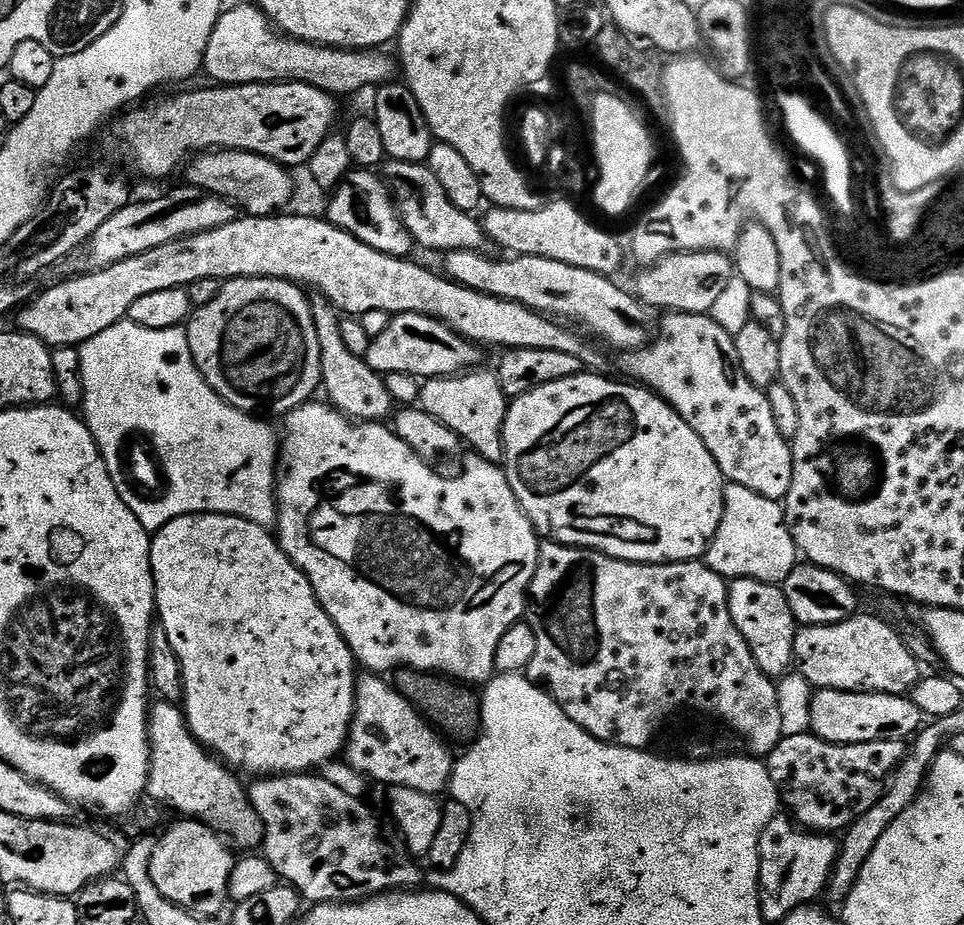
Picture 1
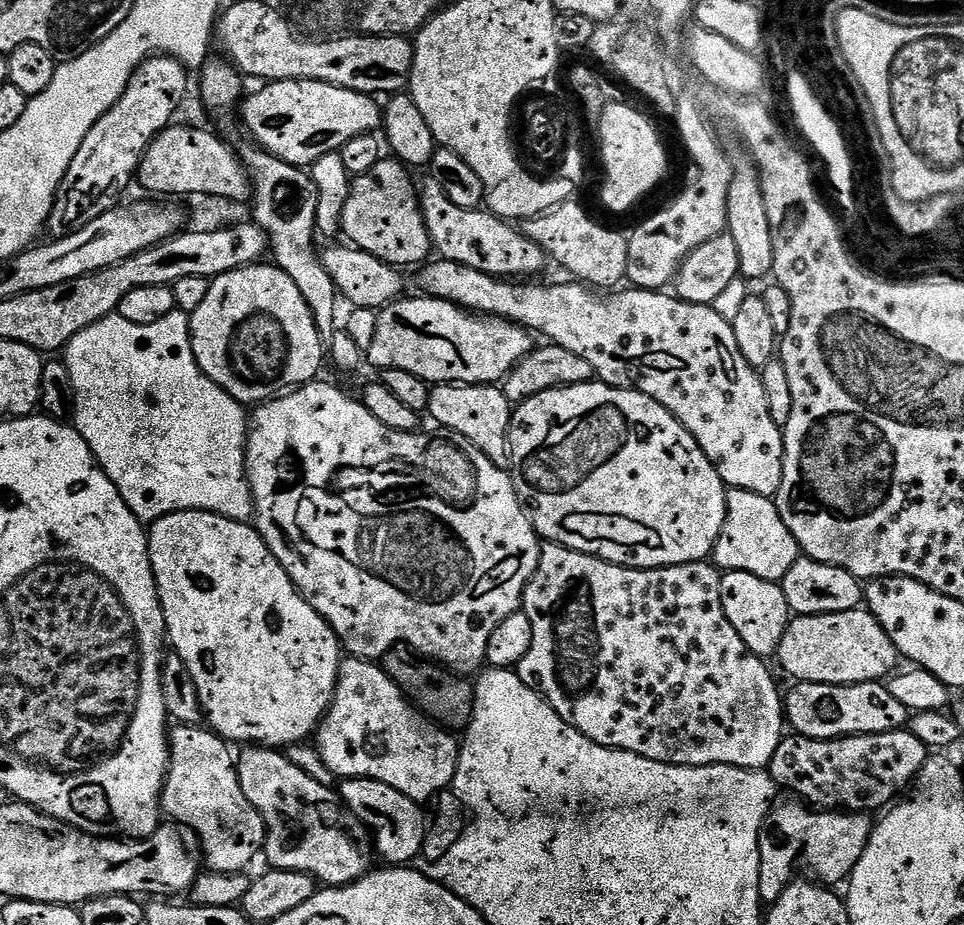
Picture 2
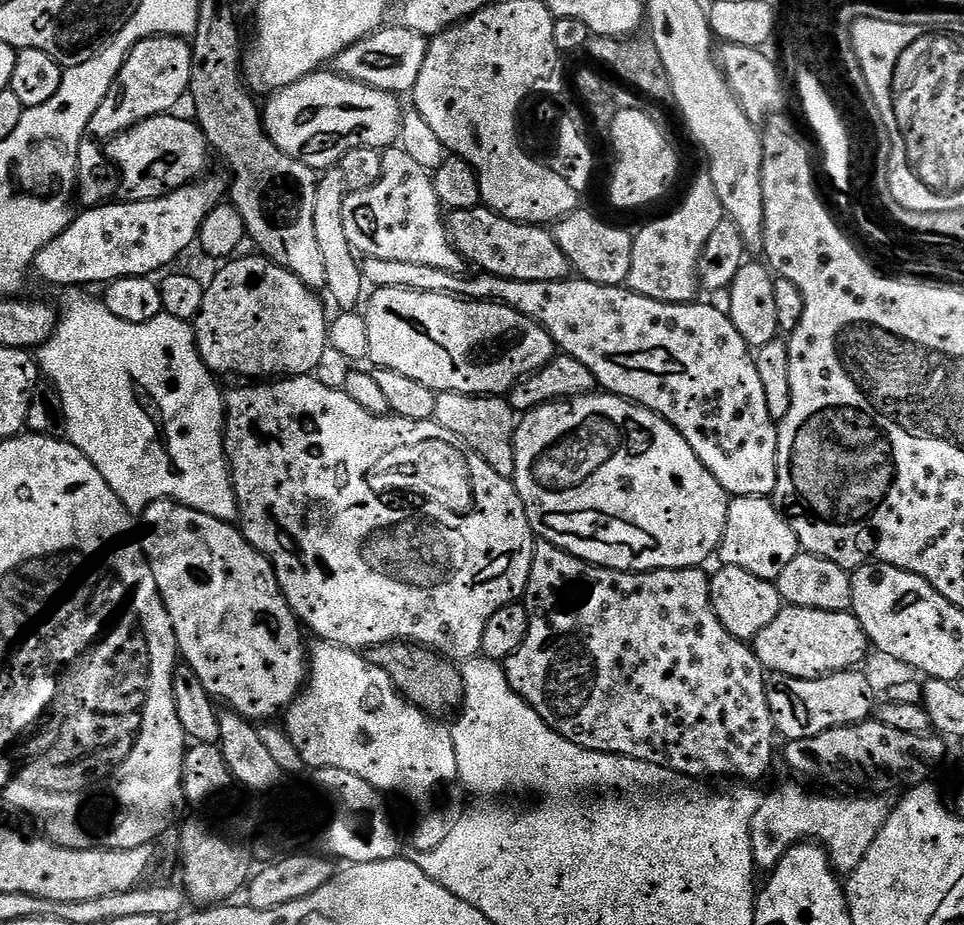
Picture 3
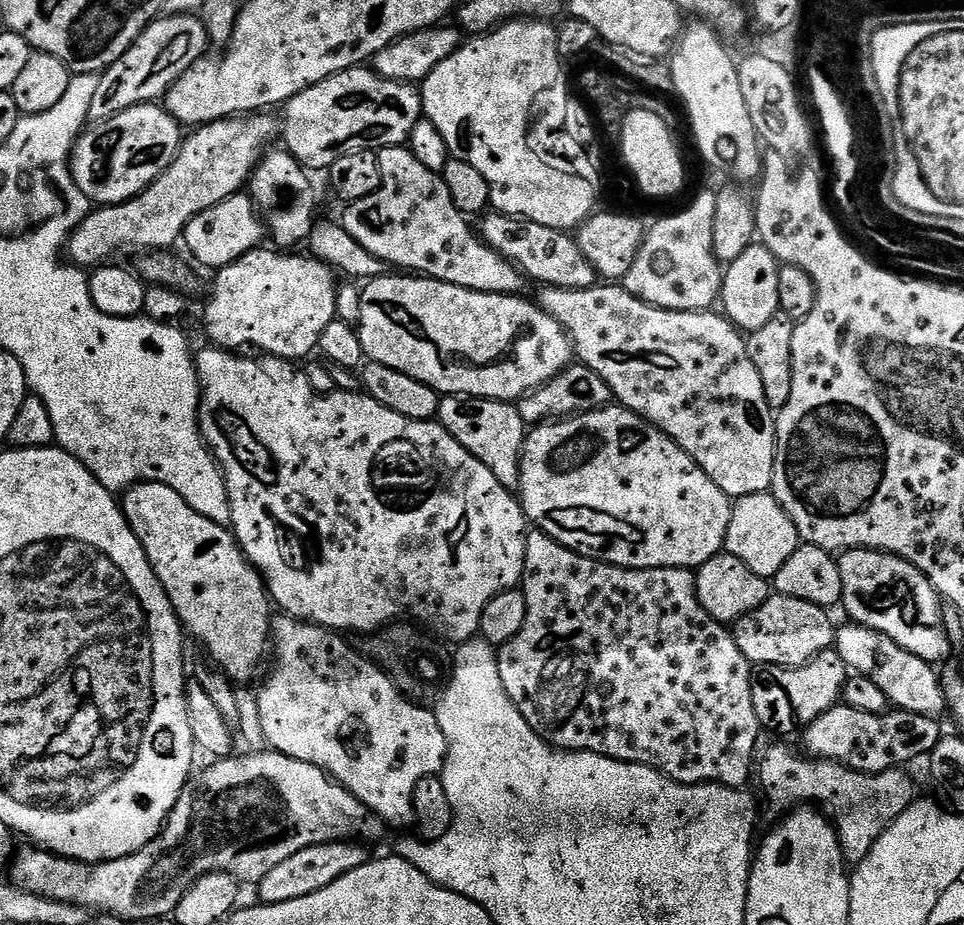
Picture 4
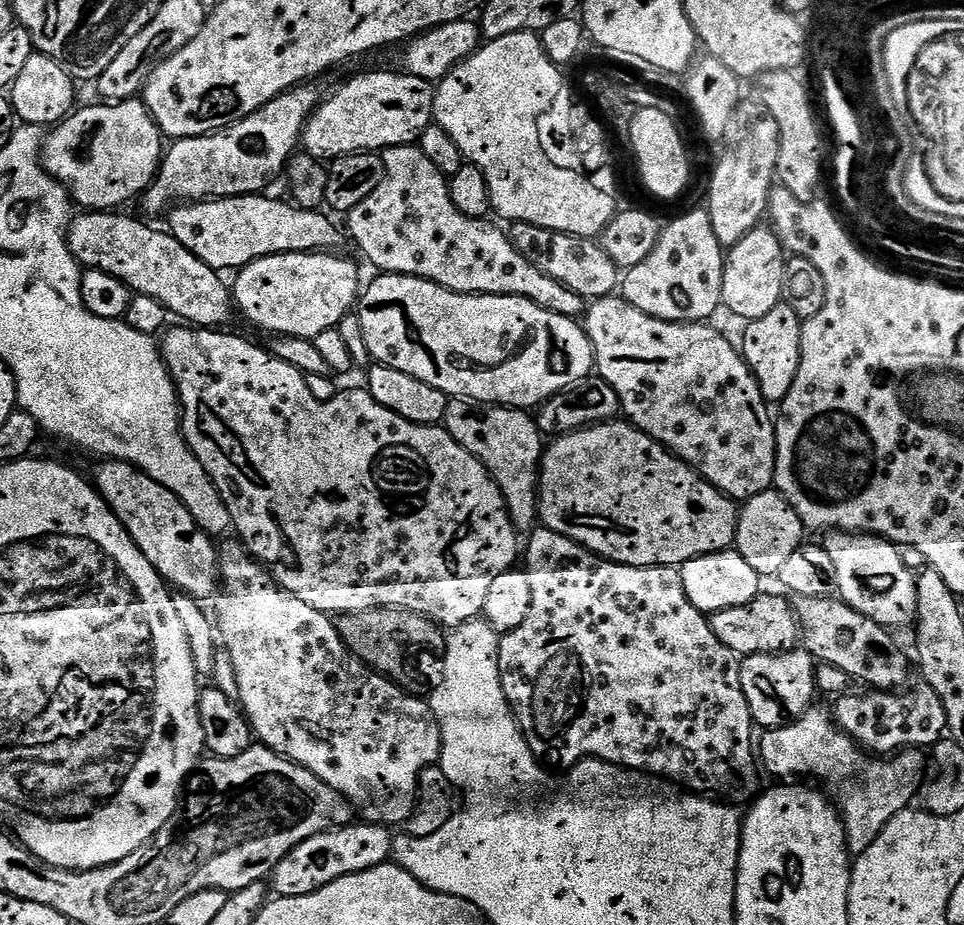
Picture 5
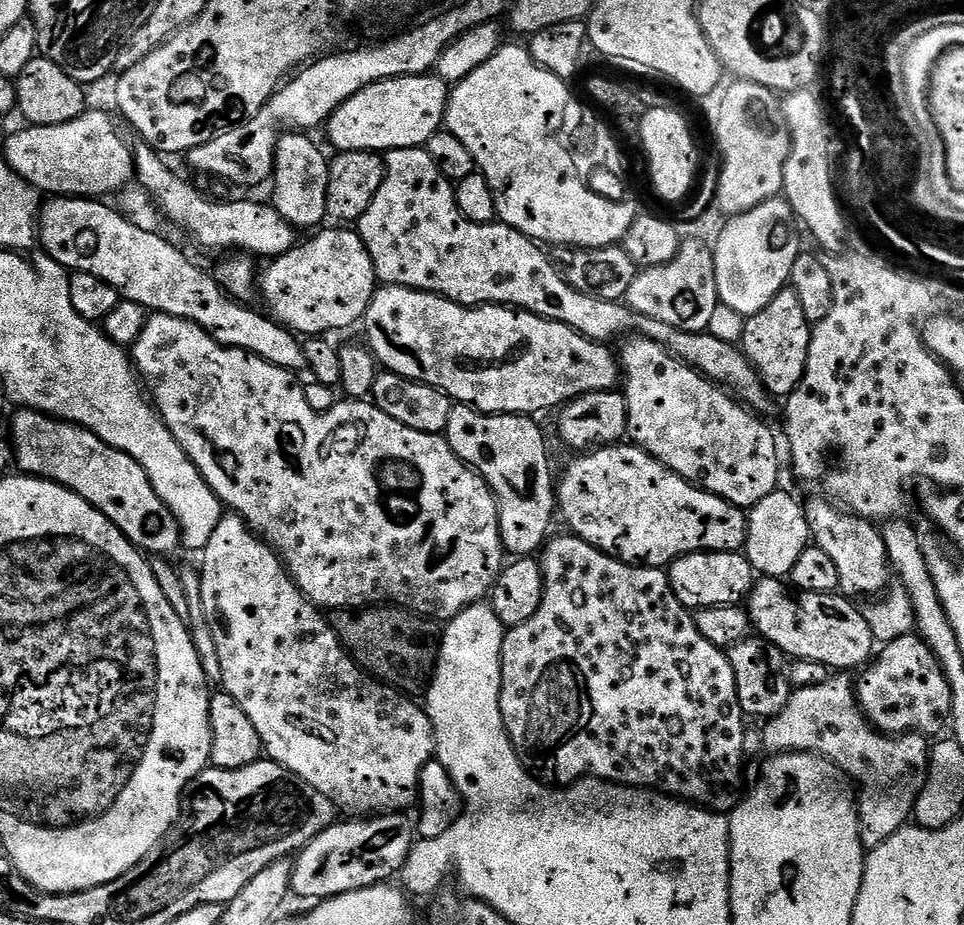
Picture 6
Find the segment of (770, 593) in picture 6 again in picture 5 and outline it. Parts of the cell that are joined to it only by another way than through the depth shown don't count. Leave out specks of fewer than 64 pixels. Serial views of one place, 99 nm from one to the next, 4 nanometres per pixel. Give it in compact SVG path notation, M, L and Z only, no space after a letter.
M797 597L794 607L804 633L805 651L815 656L817 661L834 665L851 679L860 680L877 691L899 691L909 685L908 658L892 638L893 633L889 629L858 614L837 597Z

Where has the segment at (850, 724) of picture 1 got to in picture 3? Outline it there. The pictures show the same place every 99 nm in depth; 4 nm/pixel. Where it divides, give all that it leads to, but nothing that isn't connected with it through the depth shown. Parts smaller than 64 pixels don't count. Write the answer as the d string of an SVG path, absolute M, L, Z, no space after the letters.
M860 670L833 672L831 676L819 676L813 680L773 675L766 687L773 729L779 735L781 732L785 741L814 738L831 728L861 724L874 712L872 684Z

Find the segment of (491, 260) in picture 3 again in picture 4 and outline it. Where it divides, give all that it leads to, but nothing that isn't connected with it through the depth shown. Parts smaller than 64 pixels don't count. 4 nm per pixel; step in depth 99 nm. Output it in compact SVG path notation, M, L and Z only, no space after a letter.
M495 210L489 211L484 218L478 224L480 239L508 263L515 264L529 281L537 280L537 285L566 290L597 287L596 271L576 244L575 235L559 232L550 226L538 226L538 222L519 220L517 216L503 216Z

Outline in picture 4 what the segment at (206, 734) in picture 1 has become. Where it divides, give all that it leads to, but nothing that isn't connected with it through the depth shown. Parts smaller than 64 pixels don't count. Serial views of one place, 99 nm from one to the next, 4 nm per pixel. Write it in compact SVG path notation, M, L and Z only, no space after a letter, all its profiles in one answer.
M150 482L149 484L134 484L127 489L122 496L122 507L124 510L124 517L126 522L130 522L130 526L134 530L134 534L138 538L138 542L142 542L142 550L146 550L146 558L150 558L150 566L154 570L154 574L162 582L162 586L166 590L166 594L170 598L170 602L176 608L176 617L179 618L180 623L183 624L185 633L189 637L192 636L201 644L202 647L208 651L208 656L213 665L219 671L223 672L229 680L235 682L237 685L244 686L256 676L256 671L260 668L260 663L264 660L264 655L269 655L270 641L272 638L272 621L274 619L274 604L270 599L267 587L264 582L264 577L257 572L252 563L249 562L248 557L236 543L235 536L225 525L218 522L210 522L210 518L206 518L202 514L198 514L198 510L194 510L182 498L182 494L174 494L174 490L170 486L162 486L158 482Z

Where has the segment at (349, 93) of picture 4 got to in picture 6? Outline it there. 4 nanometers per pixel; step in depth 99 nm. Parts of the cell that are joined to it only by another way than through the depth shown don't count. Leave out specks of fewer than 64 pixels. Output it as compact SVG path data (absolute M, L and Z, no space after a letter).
M407 76L406 78L390 78L378 82L374 86L366 86L354 98L350 98L326 122L328 140L336 152L375 152L387 154L395 148L419 148L427 145L428 140L436 132L441 131L444 122L444 111L448 105L450 88L439 76Z

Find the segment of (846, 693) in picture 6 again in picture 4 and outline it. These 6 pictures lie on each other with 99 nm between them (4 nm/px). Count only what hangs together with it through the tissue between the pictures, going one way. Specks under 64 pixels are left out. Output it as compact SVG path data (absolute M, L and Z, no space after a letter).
M776 742L773 748L763 749L758 760L758 780L768 795L768 808L772 812L787 814L801 806L815 806L824 816L830 818L832 827L836 829L836 837L840 848L844 851L845 861L855 866L863 862L866 854L878 842L878 838L895 822L902 813L918 799L916 784L907 776L907 771L892 768L888 772L856 772L832 760L818 760L787 748L787 743Z

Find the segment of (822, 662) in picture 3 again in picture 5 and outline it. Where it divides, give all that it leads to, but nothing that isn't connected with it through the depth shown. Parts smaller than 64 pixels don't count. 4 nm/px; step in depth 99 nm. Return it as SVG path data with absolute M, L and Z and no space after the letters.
M761 594L754 597L746 606L730 606L726 610L718 610L711 613L712 629L718 638L718 642L722 642L722 646L730 646L730 650L734 650L737 656L741 658L745 656L757 656L758 654L774 656L781 652L793 651L802 640L801 624L795 607L789 602L787 604L783 600L783 598L785 599L783 595L780 596Z

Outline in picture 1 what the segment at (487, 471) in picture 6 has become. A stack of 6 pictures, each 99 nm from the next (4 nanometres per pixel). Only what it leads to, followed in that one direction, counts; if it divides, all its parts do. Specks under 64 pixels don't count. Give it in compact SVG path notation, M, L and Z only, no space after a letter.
M469 370L454 376L425 379L418 404L426 414L450 426L450 430L454 430L454 434L458 434L467 447L468 444L472 447L475 455L499 465L504 459L504 419L510 400L504 395L495 371L480 371Z

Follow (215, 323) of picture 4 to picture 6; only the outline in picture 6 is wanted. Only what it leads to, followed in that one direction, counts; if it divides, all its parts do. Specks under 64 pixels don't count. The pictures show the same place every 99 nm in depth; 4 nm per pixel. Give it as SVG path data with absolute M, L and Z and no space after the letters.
M348 226L325 227L325 232L317 231L313 240L297 243L295 248L275 257L268 269L258 276L258 292L264 295L263 307L267 309L273 320L291 328L293 332L304 338L324 336L336 332L339 328L348 328L351 324L359 325L364 318L366 306L371 302L376 292L378 281L372 265L370 254L362 242L359 231Z

